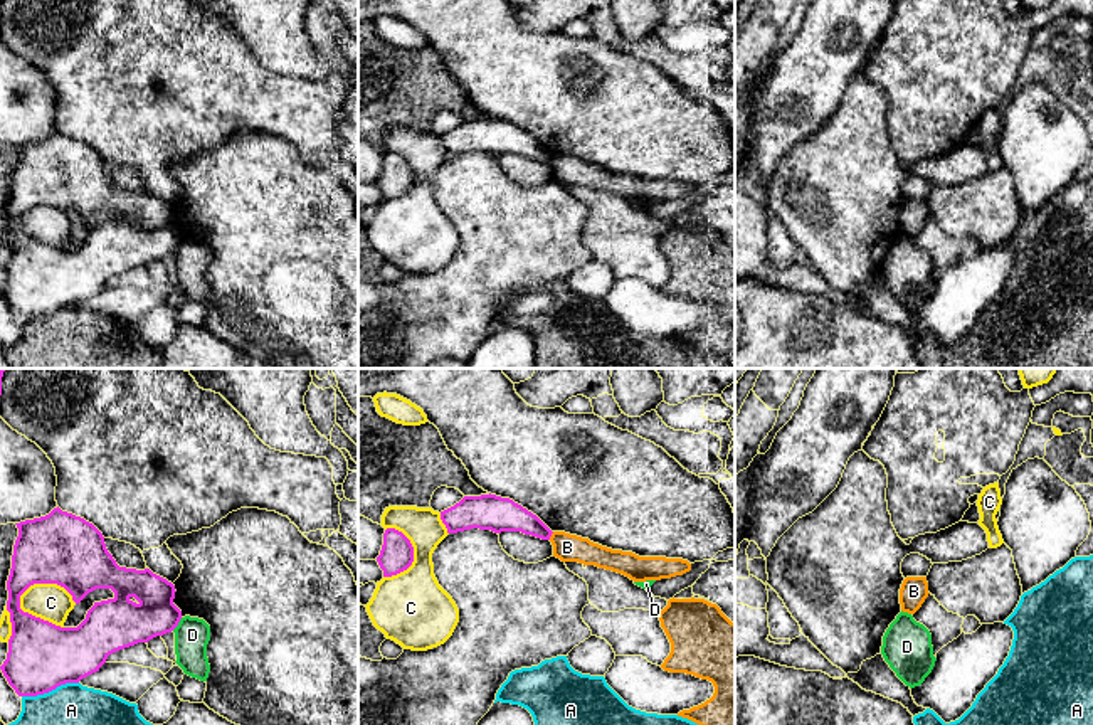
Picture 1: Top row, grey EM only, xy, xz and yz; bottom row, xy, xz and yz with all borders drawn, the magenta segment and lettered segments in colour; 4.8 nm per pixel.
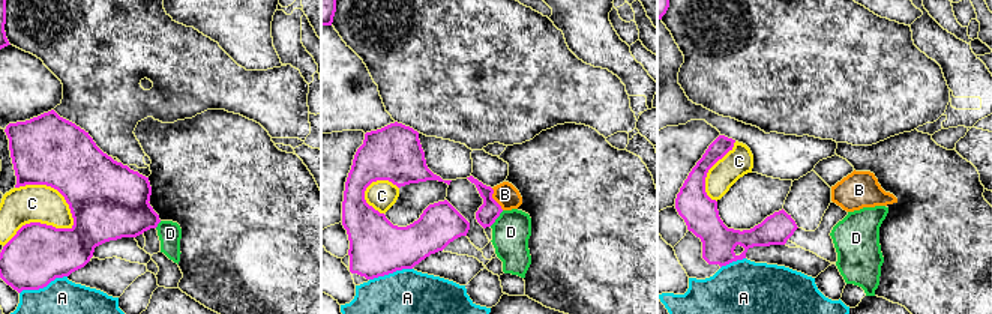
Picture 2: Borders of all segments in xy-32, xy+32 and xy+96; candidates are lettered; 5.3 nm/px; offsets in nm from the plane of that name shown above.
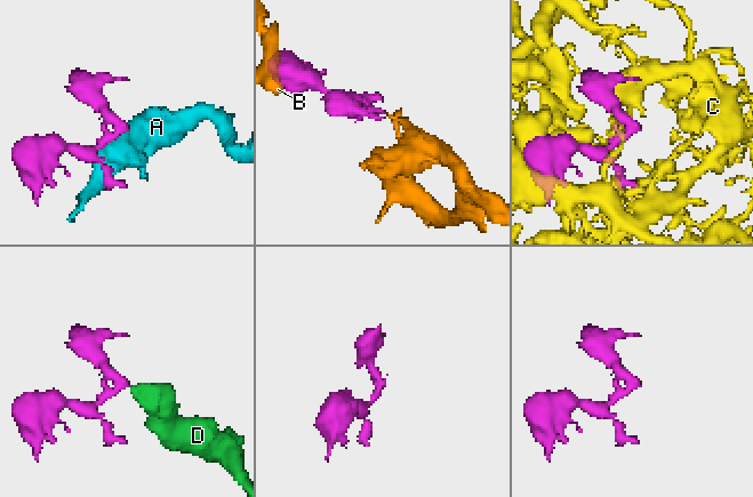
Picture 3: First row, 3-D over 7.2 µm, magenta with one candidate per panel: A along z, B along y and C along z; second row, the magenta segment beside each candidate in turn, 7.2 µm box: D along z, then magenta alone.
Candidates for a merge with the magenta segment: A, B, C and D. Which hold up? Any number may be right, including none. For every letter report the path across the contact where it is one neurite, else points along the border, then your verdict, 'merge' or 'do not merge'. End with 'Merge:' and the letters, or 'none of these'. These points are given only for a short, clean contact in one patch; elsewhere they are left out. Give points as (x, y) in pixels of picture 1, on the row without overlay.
A: border along xy (78, 305), (68, 305), (52, 313), (22, 320); do not merge
B: border along xz (554, 155), (549, 162); do not merge
C: do not merge
D: border along xy (182, 241), (172, 253); do not merge
Merge: none of these

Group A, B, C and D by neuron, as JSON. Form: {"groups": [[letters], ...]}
{"groups": [["A"], ["B"], ["C"], ["D"]]}

